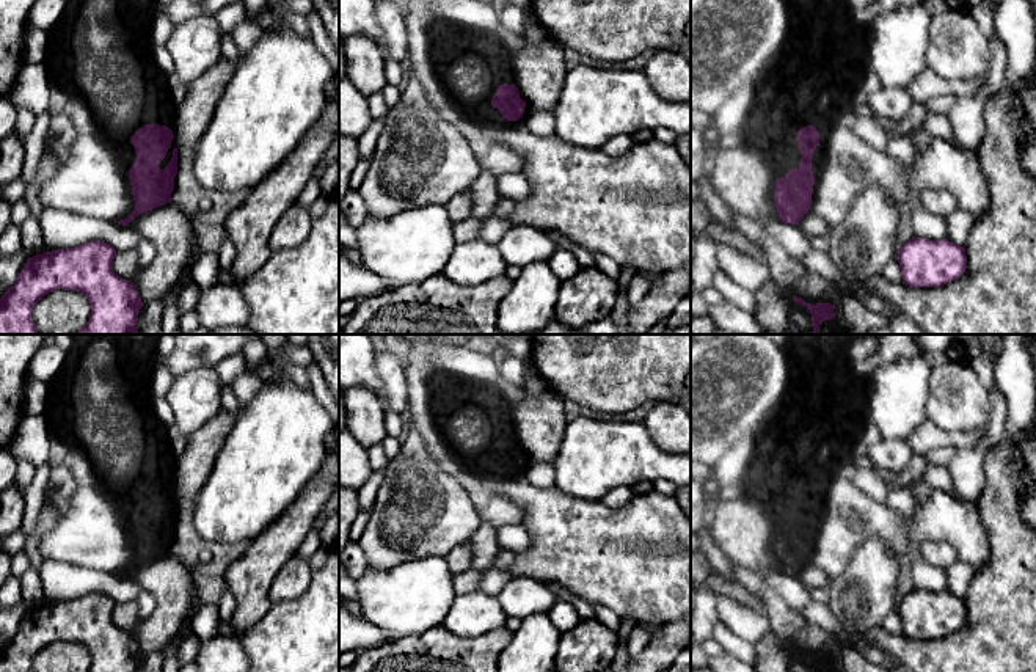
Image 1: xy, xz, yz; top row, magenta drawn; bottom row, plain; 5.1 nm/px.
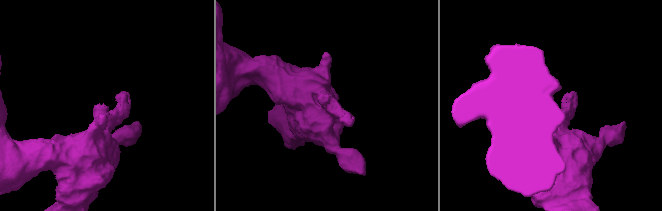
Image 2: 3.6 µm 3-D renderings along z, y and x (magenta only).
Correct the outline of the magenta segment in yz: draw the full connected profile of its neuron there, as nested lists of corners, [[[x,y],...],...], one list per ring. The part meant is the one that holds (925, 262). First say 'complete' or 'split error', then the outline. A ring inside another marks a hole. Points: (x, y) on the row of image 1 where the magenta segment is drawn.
complete; [[[914,237],[896,256],[903,284],[909,287],[937,287],[961,278],[967,268],[965,248],[948,239],[929,240]]]

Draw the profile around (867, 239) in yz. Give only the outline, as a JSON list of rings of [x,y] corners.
[[[877,184],[868,185],[851,204],[846,218],[830,226],[827,256],[851,278],[865,279],[882,275],[882,268],[898,256],[898,231],[901,207],[895,206],[884,188]]]

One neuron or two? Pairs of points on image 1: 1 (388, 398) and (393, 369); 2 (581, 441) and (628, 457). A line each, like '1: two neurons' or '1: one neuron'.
1: one neuron
2: one neuron

